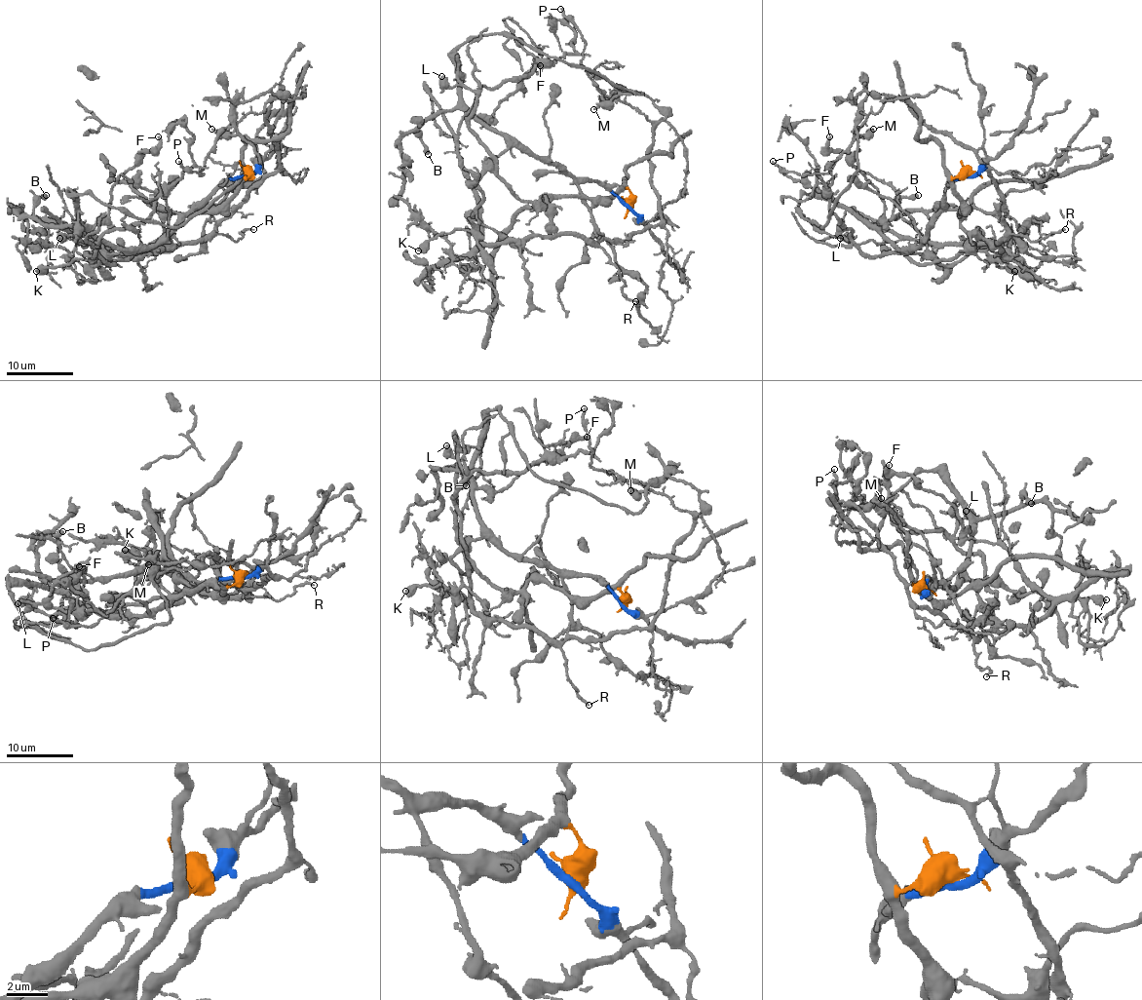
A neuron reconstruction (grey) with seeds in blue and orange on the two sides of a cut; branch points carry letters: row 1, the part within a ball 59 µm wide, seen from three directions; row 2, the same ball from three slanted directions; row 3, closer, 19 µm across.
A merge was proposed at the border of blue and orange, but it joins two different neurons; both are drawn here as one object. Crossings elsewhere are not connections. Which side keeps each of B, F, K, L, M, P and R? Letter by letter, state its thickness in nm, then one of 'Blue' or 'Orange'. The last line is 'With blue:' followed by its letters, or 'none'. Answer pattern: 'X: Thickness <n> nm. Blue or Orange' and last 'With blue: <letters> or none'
B: Thickness 480 nm. Blue
F: Thickness 240 nm. Blue
K: Thickness 550 nm. Blue
L: Thickness 600 nm. Orange
M: Thickness 240 nm. Blue
P: Thickness 200 nm. Orange
R: Thickness 160 nm. Orange
With blue: B, F, K, M

